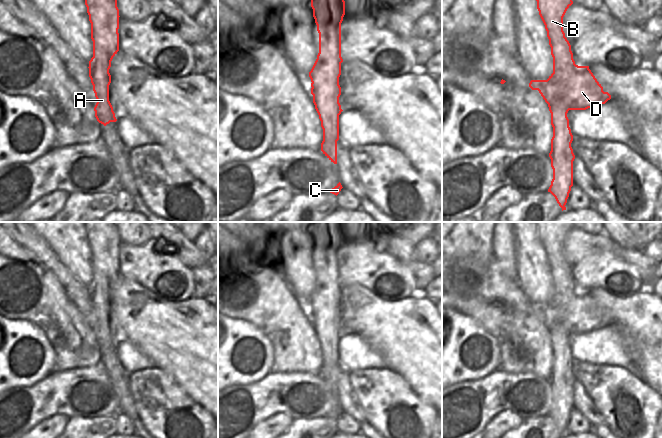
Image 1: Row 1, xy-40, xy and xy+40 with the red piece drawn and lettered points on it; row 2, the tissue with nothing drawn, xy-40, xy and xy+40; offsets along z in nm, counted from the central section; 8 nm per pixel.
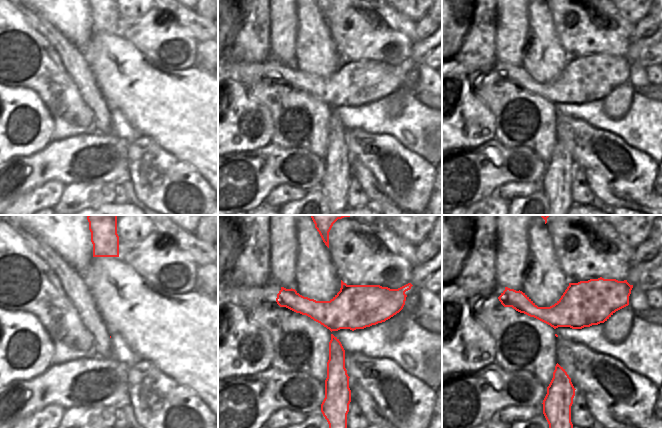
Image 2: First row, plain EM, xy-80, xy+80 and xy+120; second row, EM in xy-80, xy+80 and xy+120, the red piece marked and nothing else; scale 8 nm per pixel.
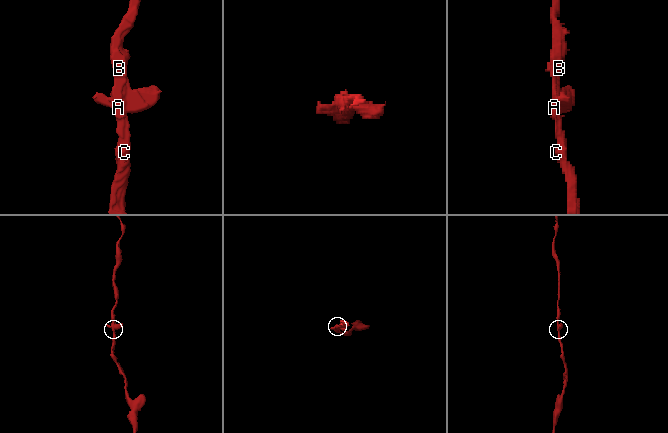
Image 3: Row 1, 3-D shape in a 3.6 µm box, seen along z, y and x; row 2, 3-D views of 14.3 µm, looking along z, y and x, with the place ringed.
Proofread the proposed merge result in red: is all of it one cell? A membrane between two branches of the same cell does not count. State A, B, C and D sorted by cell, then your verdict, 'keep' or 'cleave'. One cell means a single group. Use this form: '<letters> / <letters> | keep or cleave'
A B C / D | cleave

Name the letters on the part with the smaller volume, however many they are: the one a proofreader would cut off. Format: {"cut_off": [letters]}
{"cut_off": ["D"]}

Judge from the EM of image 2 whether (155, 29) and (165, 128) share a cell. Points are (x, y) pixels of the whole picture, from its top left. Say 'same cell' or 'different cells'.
different cells

